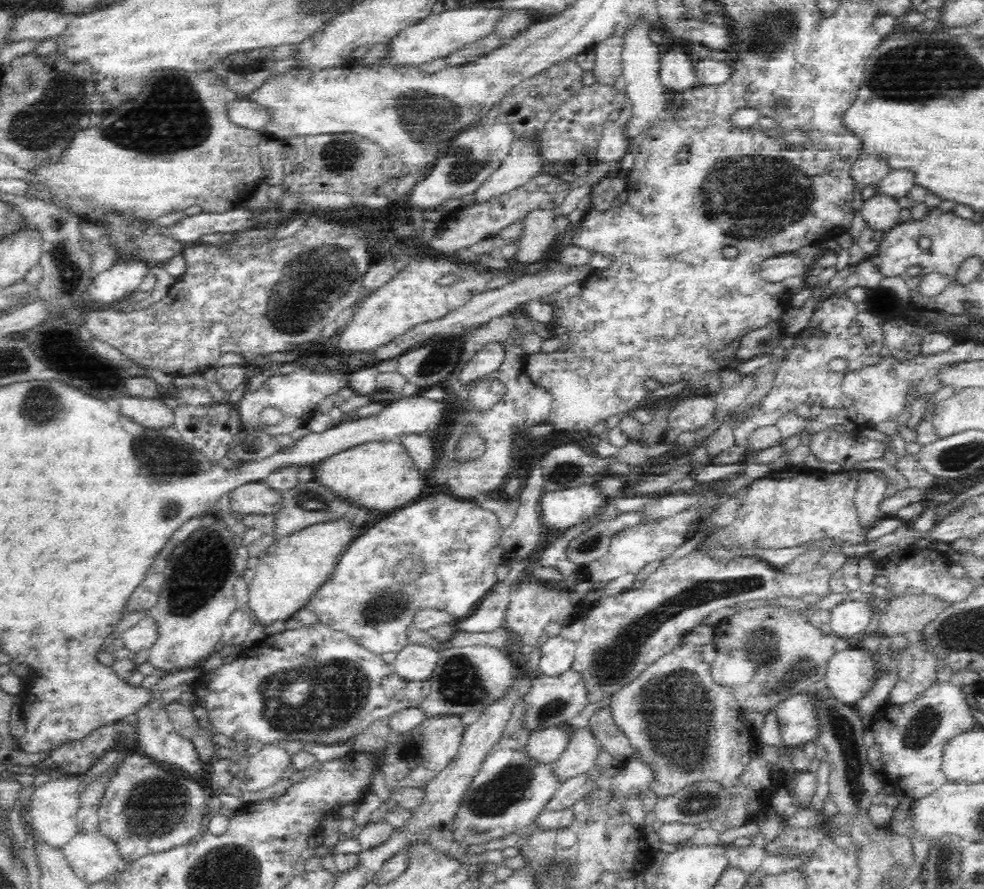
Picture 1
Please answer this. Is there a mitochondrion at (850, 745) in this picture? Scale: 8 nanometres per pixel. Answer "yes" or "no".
yes

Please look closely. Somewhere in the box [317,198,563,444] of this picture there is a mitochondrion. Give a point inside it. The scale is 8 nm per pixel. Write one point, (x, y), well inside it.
(441, 355)

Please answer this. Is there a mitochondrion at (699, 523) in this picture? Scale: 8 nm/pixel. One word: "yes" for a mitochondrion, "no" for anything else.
no

